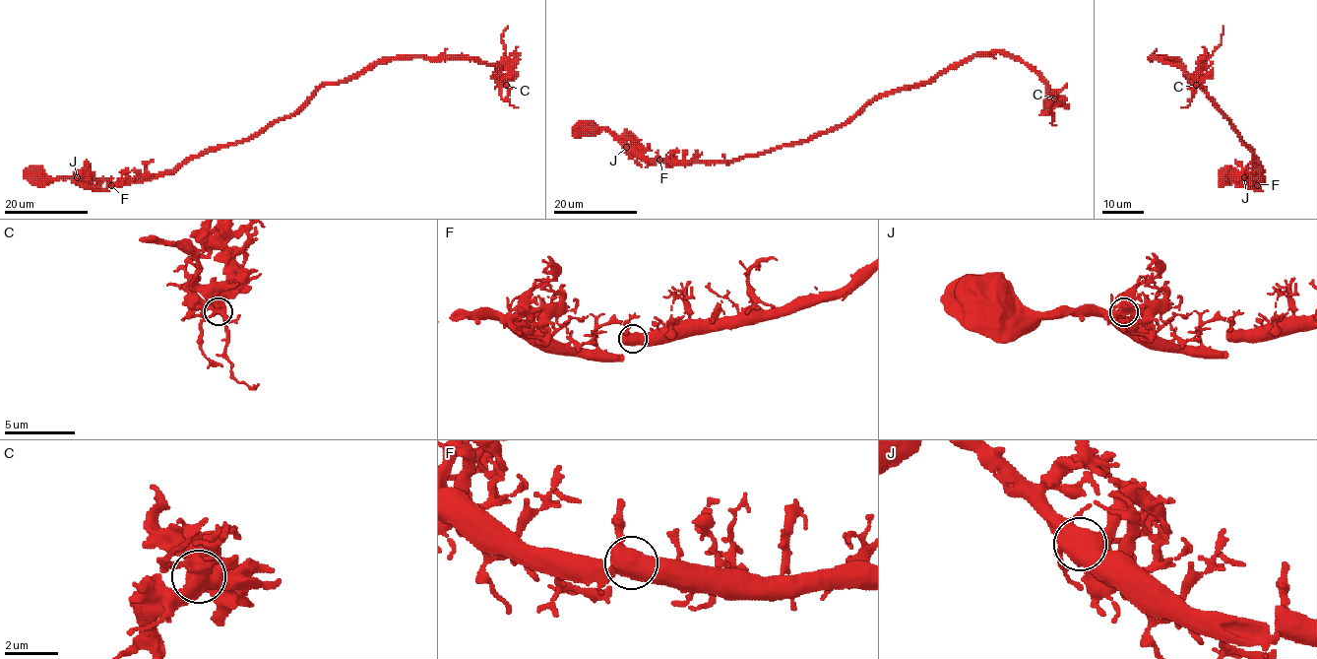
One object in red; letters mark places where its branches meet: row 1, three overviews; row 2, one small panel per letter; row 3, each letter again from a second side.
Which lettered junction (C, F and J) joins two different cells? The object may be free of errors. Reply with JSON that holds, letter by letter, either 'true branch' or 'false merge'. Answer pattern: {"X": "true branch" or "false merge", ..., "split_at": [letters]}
{"C": "true branch", "F": "true branch", "J": "true branch", "split_at": []}

